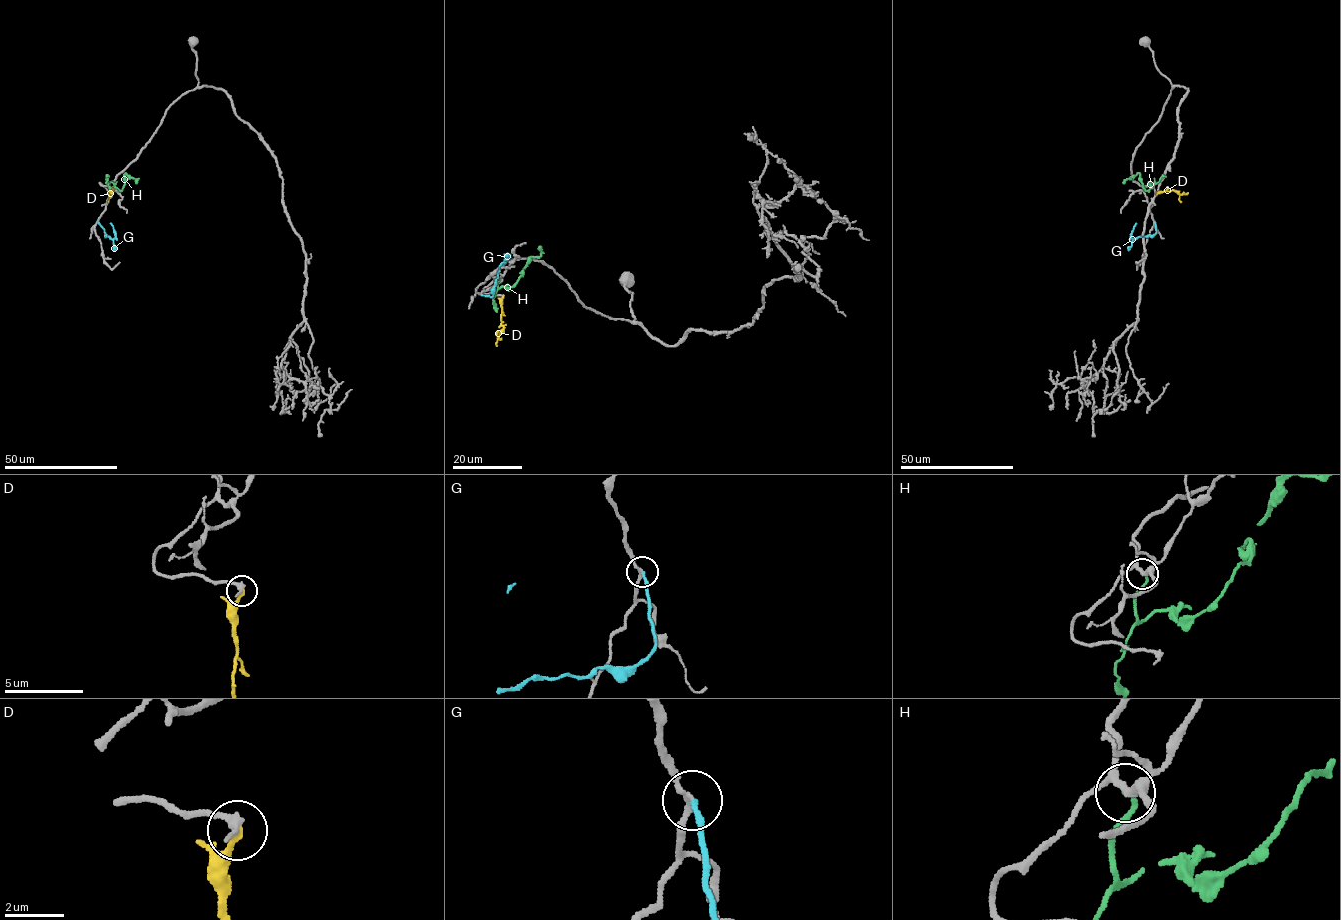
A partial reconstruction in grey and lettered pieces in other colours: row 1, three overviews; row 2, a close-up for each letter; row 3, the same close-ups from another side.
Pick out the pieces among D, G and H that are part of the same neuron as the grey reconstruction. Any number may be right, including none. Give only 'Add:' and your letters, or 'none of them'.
Add: G

